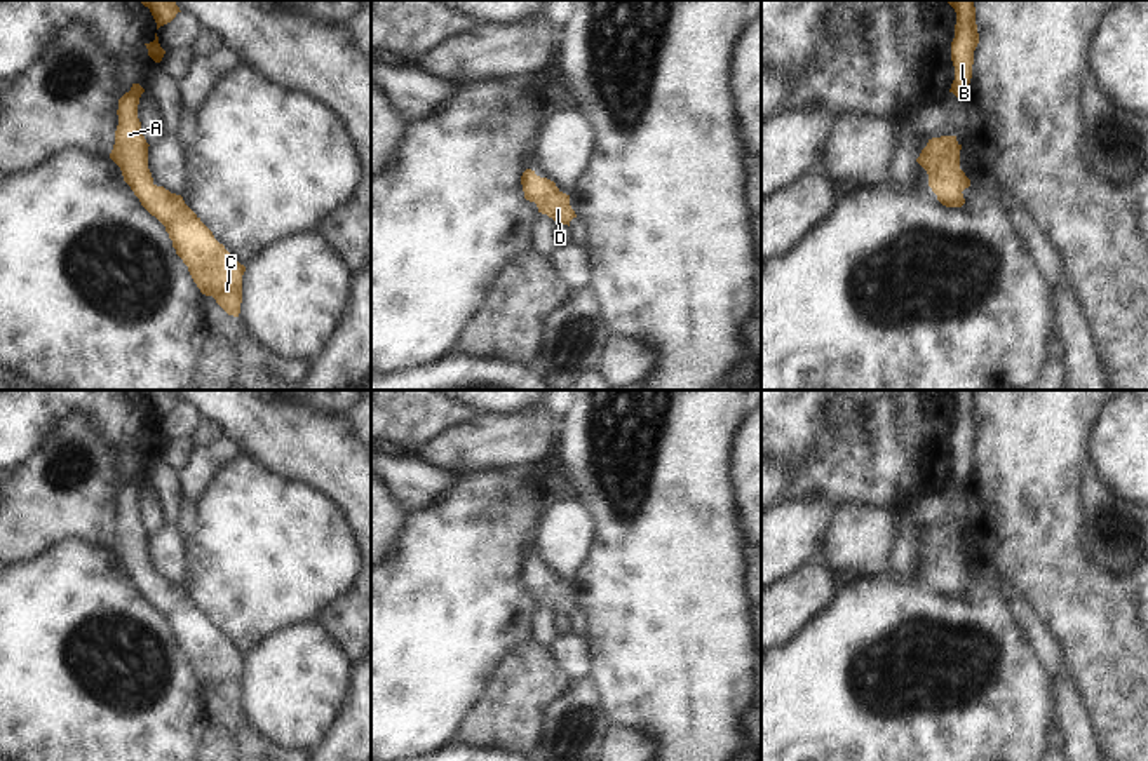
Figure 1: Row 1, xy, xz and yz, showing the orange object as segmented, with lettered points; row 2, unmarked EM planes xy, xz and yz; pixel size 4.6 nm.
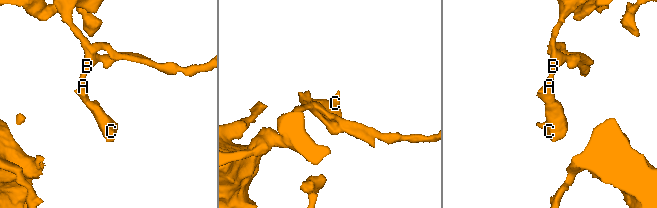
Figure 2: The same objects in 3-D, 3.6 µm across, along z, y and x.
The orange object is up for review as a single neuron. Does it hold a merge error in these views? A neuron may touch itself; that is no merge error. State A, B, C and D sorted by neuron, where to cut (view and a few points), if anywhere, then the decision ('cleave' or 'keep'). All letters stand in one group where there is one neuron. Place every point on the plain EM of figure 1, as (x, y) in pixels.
groups A B C D; cut none; keep

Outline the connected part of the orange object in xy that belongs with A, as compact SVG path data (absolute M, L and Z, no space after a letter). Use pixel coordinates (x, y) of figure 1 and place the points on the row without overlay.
M132 474L131 481L118 489L118 515L110 549L120 557L124 571L141 596L165 616L176 644L188 657L200 683L213 686L228 705L239 707L246 657L214 629L181 585L153 573L148 559L150 535L138 508L143 482L139 474Z

